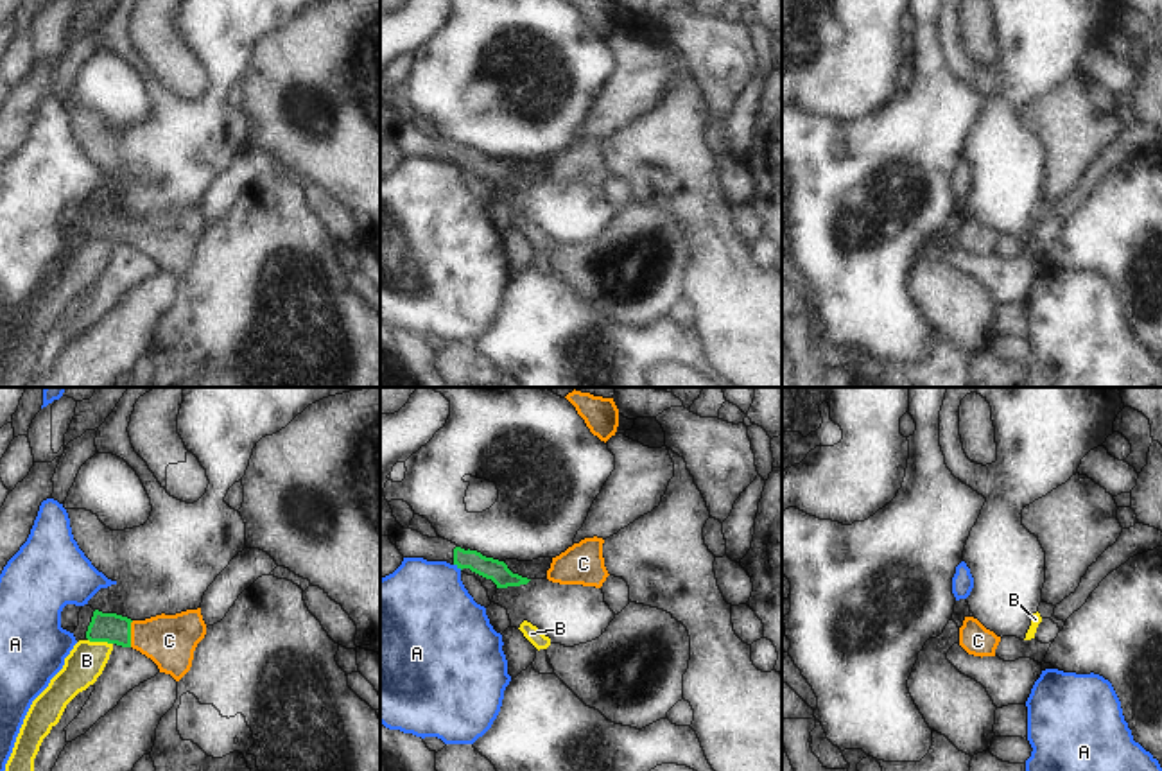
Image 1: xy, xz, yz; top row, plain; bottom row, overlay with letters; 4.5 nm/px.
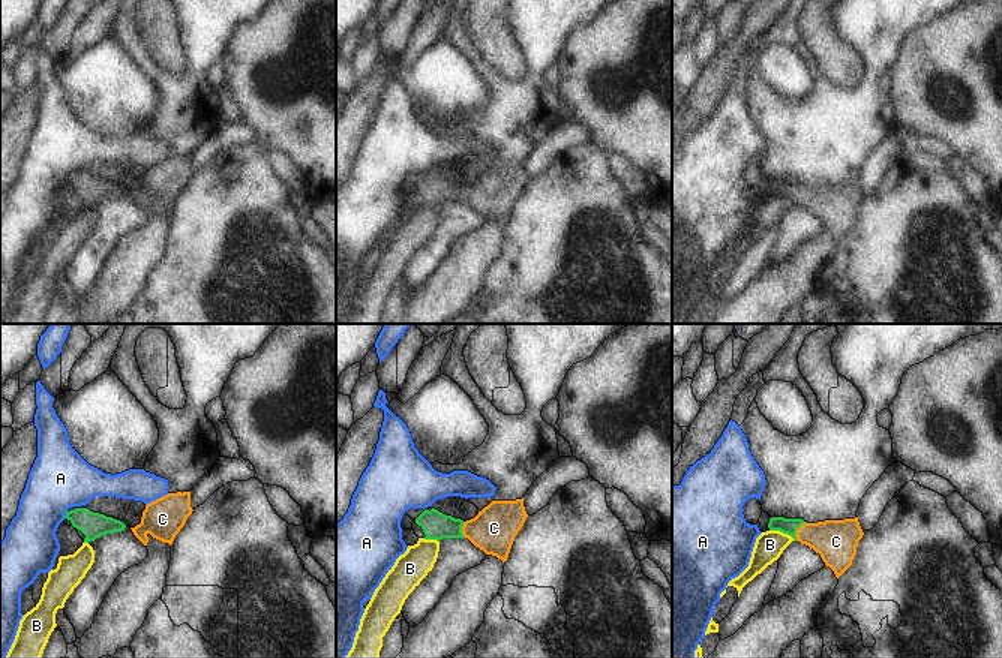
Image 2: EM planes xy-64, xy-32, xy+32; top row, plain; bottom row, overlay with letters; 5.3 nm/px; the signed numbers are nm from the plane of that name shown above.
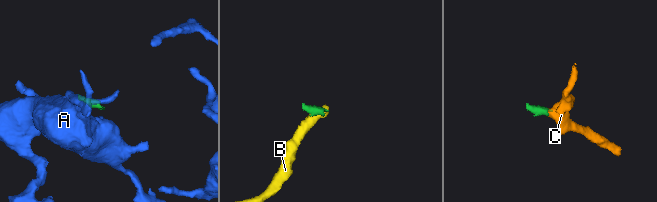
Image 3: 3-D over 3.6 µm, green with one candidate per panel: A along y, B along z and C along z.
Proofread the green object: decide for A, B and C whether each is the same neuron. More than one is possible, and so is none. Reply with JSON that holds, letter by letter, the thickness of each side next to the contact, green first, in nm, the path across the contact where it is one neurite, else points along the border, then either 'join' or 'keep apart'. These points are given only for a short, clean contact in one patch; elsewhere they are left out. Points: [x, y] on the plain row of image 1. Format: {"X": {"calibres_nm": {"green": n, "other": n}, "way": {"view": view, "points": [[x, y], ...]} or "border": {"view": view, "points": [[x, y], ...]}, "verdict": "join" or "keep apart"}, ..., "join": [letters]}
{"A": {"calibres_nm": {"green": 100, "other": 420}, "border": {"view": "xz", "points": [[454, 162], [461, 167]]}, "verdict": "keep apart"}, "B": {"calibres_nm": {"green": 140, "other": 170}, "border": {"view": "xy", "points": [[88, 237], [112, 242]]}, "verdict": "keep apart"}, "C": {"calibres_nm": {"green": 140, "other": 240}, "way": {"view": "xy", "points": [[112, 226], [130, 232], [169, 239]]}, "verdict": "join"}, "join": ["C"]}

